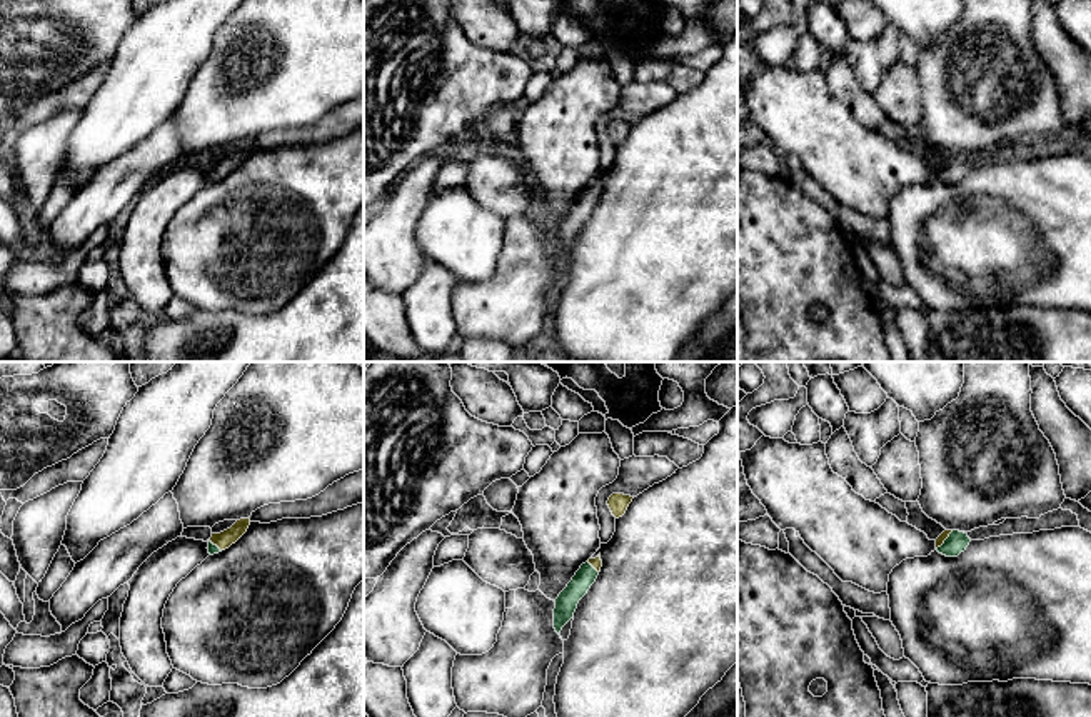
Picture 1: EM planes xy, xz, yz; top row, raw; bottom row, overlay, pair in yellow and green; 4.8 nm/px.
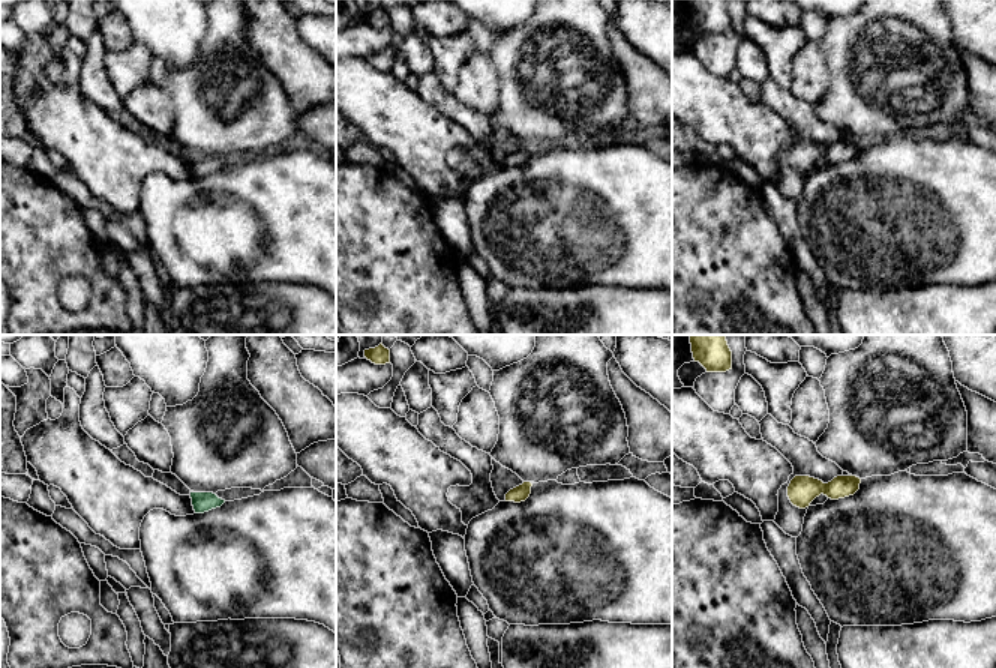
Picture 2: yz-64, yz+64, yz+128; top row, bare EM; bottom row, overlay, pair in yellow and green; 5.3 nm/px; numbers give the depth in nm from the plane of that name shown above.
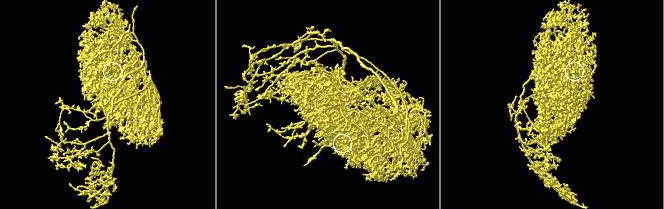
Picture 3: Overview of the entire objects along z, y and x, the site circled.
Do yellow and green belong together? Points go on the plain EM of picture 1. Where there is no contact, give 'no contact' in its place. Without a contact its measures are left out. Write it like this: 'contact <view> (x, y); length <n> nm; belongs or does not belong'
contact yz (945, 165); length 130 nm; belongs

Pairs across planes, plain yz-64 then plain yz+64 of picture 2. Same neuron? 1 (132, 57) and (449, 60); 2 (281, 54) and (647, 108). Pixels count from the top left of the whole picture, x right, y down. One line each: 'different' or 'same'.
1: same
2: same

